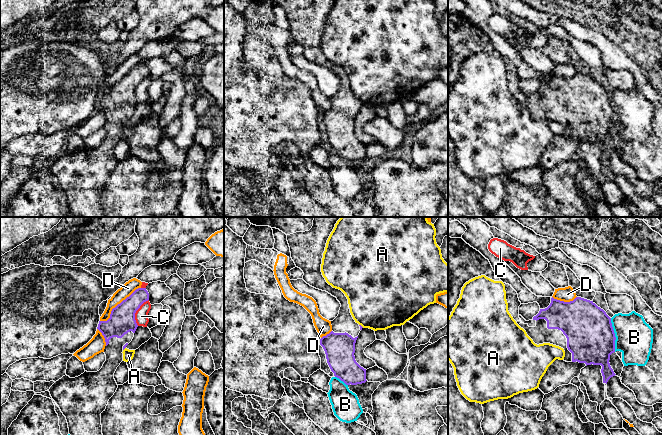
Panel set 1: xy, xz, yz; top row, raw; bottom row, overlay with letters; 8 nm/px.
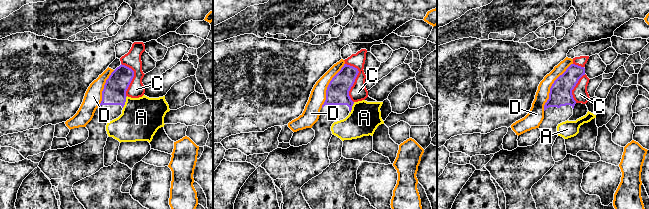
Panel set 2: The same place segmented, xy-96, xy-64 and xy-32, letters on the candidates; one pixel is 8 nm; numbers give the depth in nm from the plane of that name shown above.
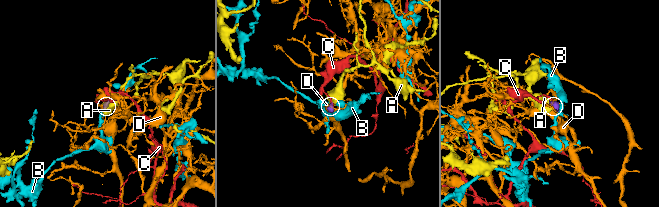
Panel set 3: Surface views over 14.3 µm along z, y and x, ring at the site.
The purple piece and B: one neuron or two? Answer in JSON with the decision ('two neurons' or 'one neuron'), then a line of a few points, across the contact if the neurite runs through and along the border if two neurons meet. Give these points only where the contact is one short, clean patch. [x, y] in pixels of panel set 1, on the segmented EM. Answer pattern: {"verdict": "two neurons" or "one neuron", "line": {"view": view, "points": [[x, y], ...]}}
{"verdict": "two neurons"}

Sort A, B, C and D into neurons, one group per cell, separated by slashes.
A / B / C / D

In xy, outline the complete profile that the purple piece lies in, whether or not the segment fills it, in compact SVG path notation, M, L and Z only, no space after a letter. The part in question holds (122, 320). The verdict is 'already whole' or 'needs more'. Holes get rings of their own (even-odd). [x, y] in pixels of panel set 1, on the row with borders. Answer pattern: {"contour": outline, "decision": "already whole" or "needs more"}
{"contour": "M138 288L112 309L107 321L99 321L97 329L102 333L106 342L104 349L106 361L99 371L85 371L75 378L65 375L50 387L49 392L52 399L66 417L70 435L103 435L101 413L105 411L109 399L118 388L114 373L123 361L123 350L132 341L138 327L135 313L148 300L149 293L146 288Z", "decision": "needs more"}

